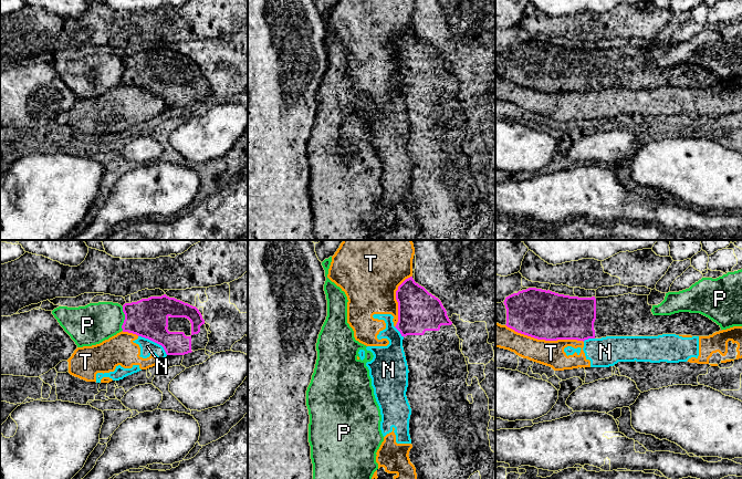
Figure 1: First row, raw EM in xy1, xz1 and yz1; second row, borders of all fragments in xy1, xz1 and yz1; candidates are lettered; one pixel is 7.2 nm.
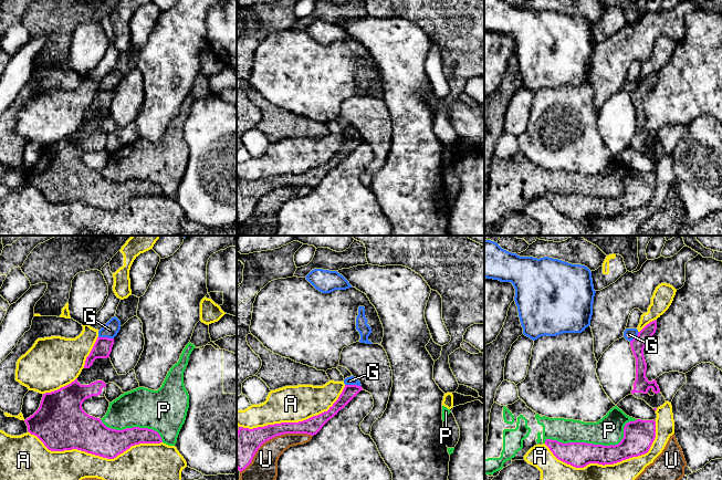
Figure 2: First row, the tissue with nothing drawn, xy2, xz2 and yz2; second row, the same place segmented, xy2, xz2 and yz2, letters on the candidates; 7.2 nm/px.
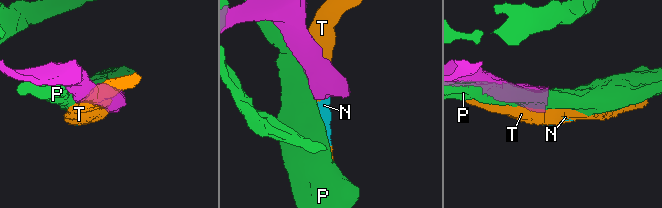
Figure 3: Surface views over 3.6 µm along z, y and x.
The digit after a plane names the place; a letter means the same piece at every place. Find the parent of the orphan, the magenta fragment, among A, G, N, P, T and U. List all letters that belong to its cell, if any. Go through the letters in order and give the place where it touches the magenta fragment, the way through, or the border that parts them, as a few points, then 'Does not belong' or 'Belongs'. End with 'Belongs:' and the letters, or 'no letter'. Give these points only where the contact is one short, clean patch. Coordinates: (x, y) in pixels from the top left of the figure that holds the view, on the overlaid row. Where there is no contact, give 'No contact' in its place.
A: Touches magenta at yz2 (609, 463). Does not belong
G: Touches magenta at xz2 (353, 385). Boundary: xz2 (345, 384), (360, 386). Does not belong
N: Touches magenta at xy1 (154, 341). Boundary: xy1 (138, 335), (158, 343), (167, 354). Does not belong
P: Touches magenta at yz2 (595, 445). Does not belong
T: Touches magenta at yz1 (544, 339). Does not belong
U: Touches magenta at xz2 (273, 437). Does not belong
Belongs: no letter

